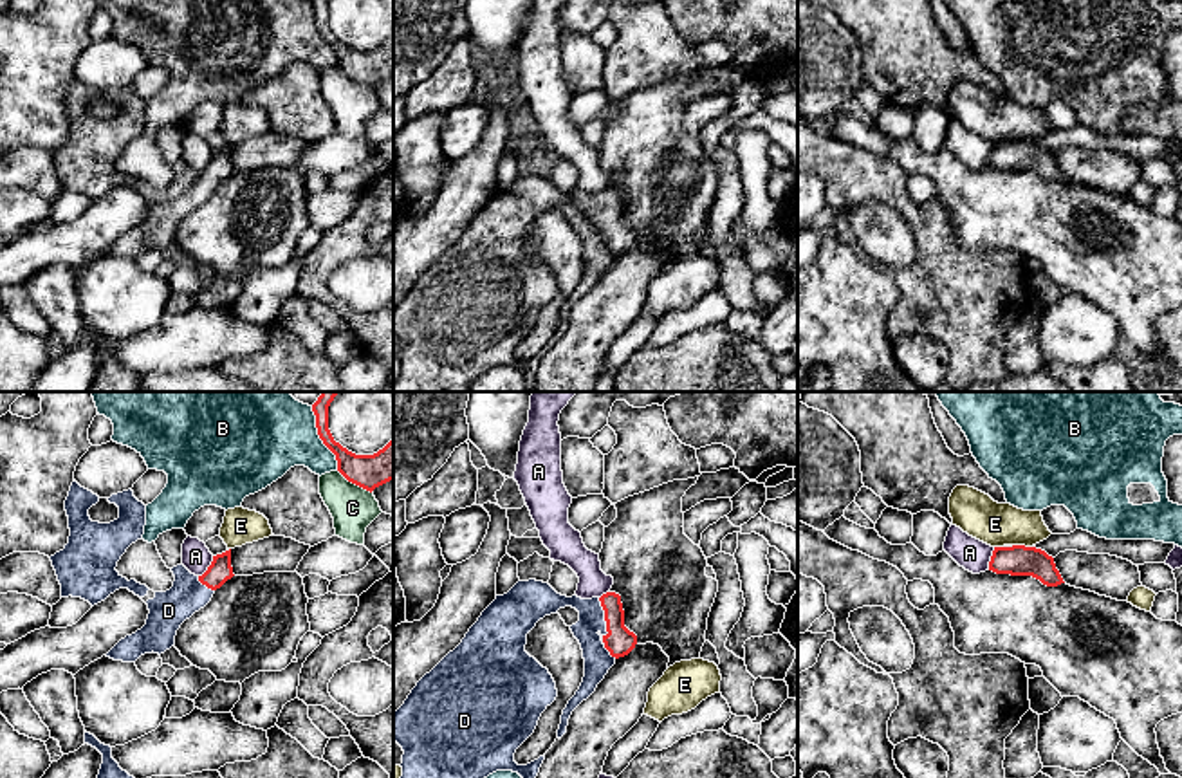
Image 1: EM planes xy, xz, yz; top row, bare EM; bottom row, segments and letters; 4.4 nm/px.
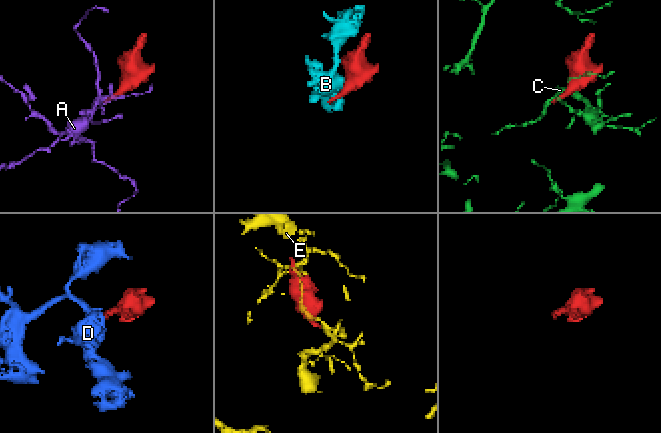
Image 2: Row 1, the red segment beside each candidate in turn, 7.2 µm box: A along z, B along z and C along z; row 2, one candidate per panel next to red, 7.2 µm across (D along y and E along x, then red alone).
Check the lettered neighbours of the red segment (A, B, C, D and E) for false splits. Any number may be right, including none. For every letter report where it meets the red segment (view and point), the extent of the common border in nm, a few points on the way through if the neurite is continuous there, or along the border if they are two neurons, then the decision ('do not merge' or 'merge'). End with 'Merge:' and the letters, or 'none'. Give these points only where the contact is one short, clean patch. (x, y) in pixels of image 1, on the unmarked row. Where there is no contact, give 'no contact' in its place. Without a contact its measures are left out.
A: meets red in yz at (991, 154); contact 110 nm long; do not merge
B: meets red in xy at (320, 33); contact 320 nm long; do not merge
C: meets red in xy at (354, 78); contact 190 nm long; do not merge
D: meets red in xz at (605, 213); contact 180 nm long; runs through xz (619, 237), (605, 213), (594, 224), (598, 257); merge
E: meets red in yz at (1022, 141); contact 90 nm long; border along yz (1013, 139), (1031, 143); do not merge
Merge: D

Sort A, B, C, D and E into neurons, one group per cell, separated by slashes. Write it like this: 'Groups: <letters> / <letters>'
Groups: A / B / C / D / E

